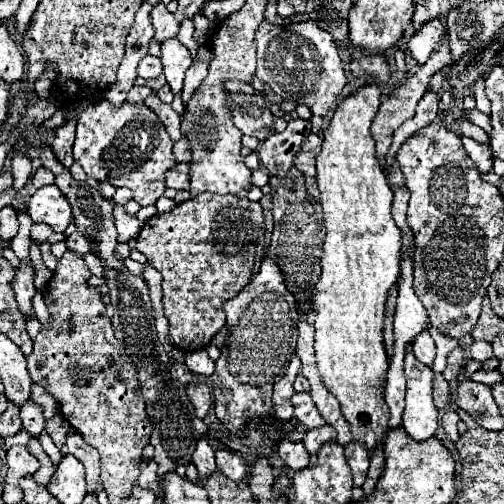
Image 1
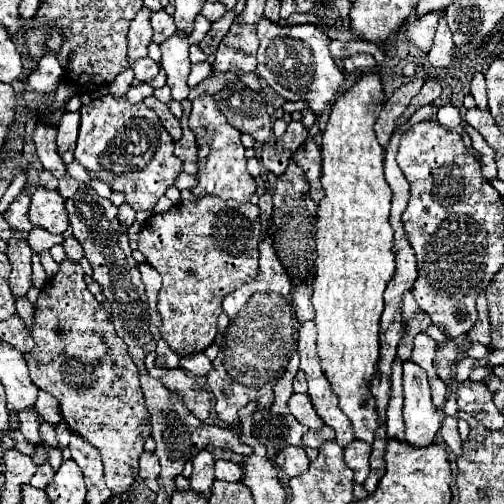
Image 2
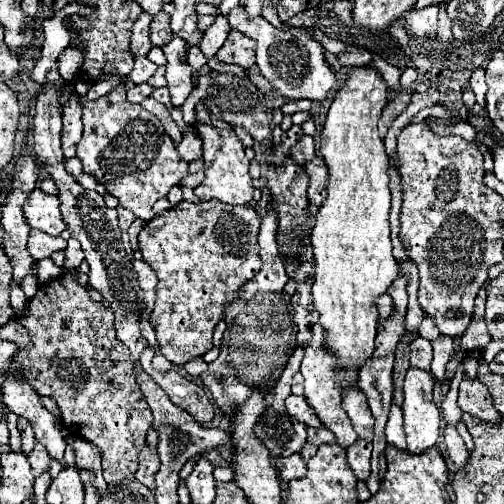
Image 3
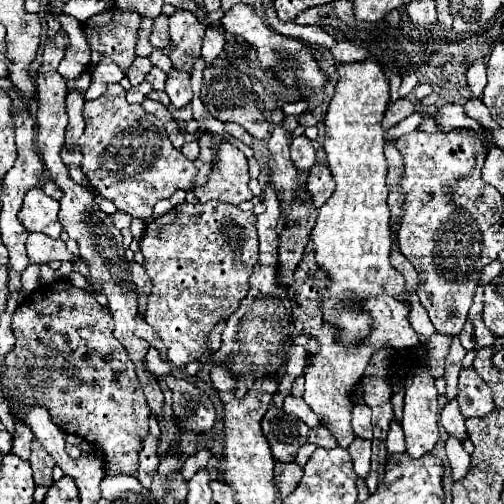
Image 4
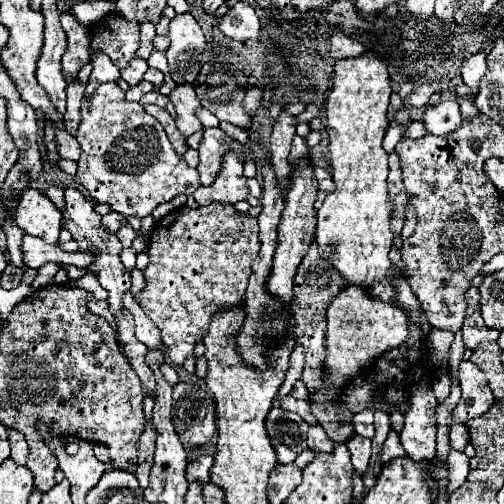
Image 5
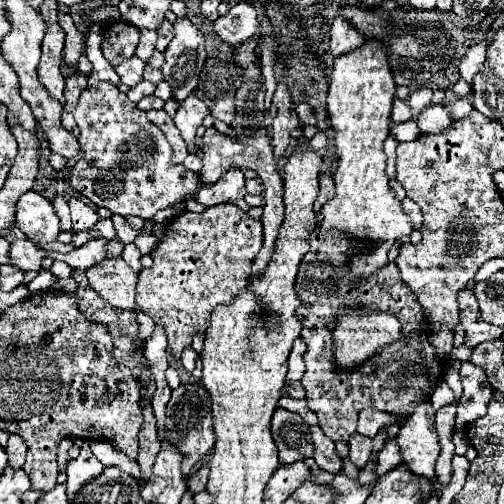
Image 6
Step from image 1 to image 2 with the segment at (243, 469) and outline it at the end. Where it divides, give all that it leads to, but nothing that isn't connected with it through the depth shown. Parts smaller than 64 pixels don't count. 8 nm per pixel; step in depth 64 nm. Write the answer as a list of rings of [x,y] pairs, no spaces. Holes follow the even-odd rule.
[[[218,460],[216,462],[216,478],[218,480],[232,480],[232,482],[240,482],[242,478],[242,466],[228,462],[228,460]]]

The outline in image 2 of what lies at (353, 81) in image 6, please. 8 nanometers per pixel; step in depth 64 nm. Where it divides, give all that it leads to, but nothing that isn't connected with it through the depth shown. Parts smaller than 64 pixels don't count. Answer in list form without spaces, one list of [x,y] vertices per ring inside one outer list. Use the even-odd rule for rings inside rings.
[[[364,72],[360,80],[350,86],[334,102],[326,130],[322,134],[322,188],[326,196],[318,204],[318,222],[316,222],[316,280],[312,292],[312,304],[316,310],[318,326],[318,356],[322,368],[340,400],[340,410],[350,418],[356,438],[373,444],[374,434],[380,426],[380,418],[370,394],[368,382],[378,366],[378,324],[384,310],[382,294],[388,282],[394,276],[396,262],[392,254],[392,236],[394,230],[388,222],[392,190],[384,178],[384,146],[376,140],[374,122],[384,104],[384,90],[380,76],[376,72]]]

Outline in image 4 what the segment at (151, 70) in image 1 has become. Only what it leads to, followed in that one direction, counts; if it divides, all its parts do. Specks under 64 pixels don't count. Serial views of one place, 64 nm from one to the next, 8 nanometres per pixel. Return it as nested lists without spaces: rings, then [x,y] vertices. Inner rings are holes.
[[[136,56],[134,62],[132,62],[132,66],[130,66],[124,74],[126,74],[126,78],[130,80],[130,84],[136,86],[136,84],[144,82],[144,78],[146,78],[146,74],[148,74],[150,70],[152,70],[150,60],[148,60],[148,58],[140,58],[140,56]]]

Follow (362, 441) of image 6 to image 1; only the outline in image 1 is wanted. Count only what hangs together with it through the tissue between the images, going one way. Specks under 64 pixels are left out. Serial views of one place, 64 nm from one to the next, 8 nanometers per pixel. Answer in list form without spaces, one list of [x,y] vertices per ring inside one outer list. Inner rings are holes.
[[[352,440],[350,444],[344,446],[344,454],[348,460],[348,466],[352,468],[352,476],[354,476],[354,486],[362,486],[366,480],[366,472],[368,472],[368,450],[364,444],[360,444],[358,440]]]

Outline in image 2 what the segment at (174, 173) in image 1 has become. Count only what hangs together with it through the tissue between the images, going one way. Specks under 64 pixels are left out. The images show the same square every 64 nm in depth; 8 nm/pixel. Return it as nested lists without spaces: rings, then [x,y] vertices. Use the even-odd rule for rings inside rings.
[[[196,162],[184,164],[184,174],[178,178],[178,182],[174,184],[178,190],[184,188],[194,188],[196,186]]]

